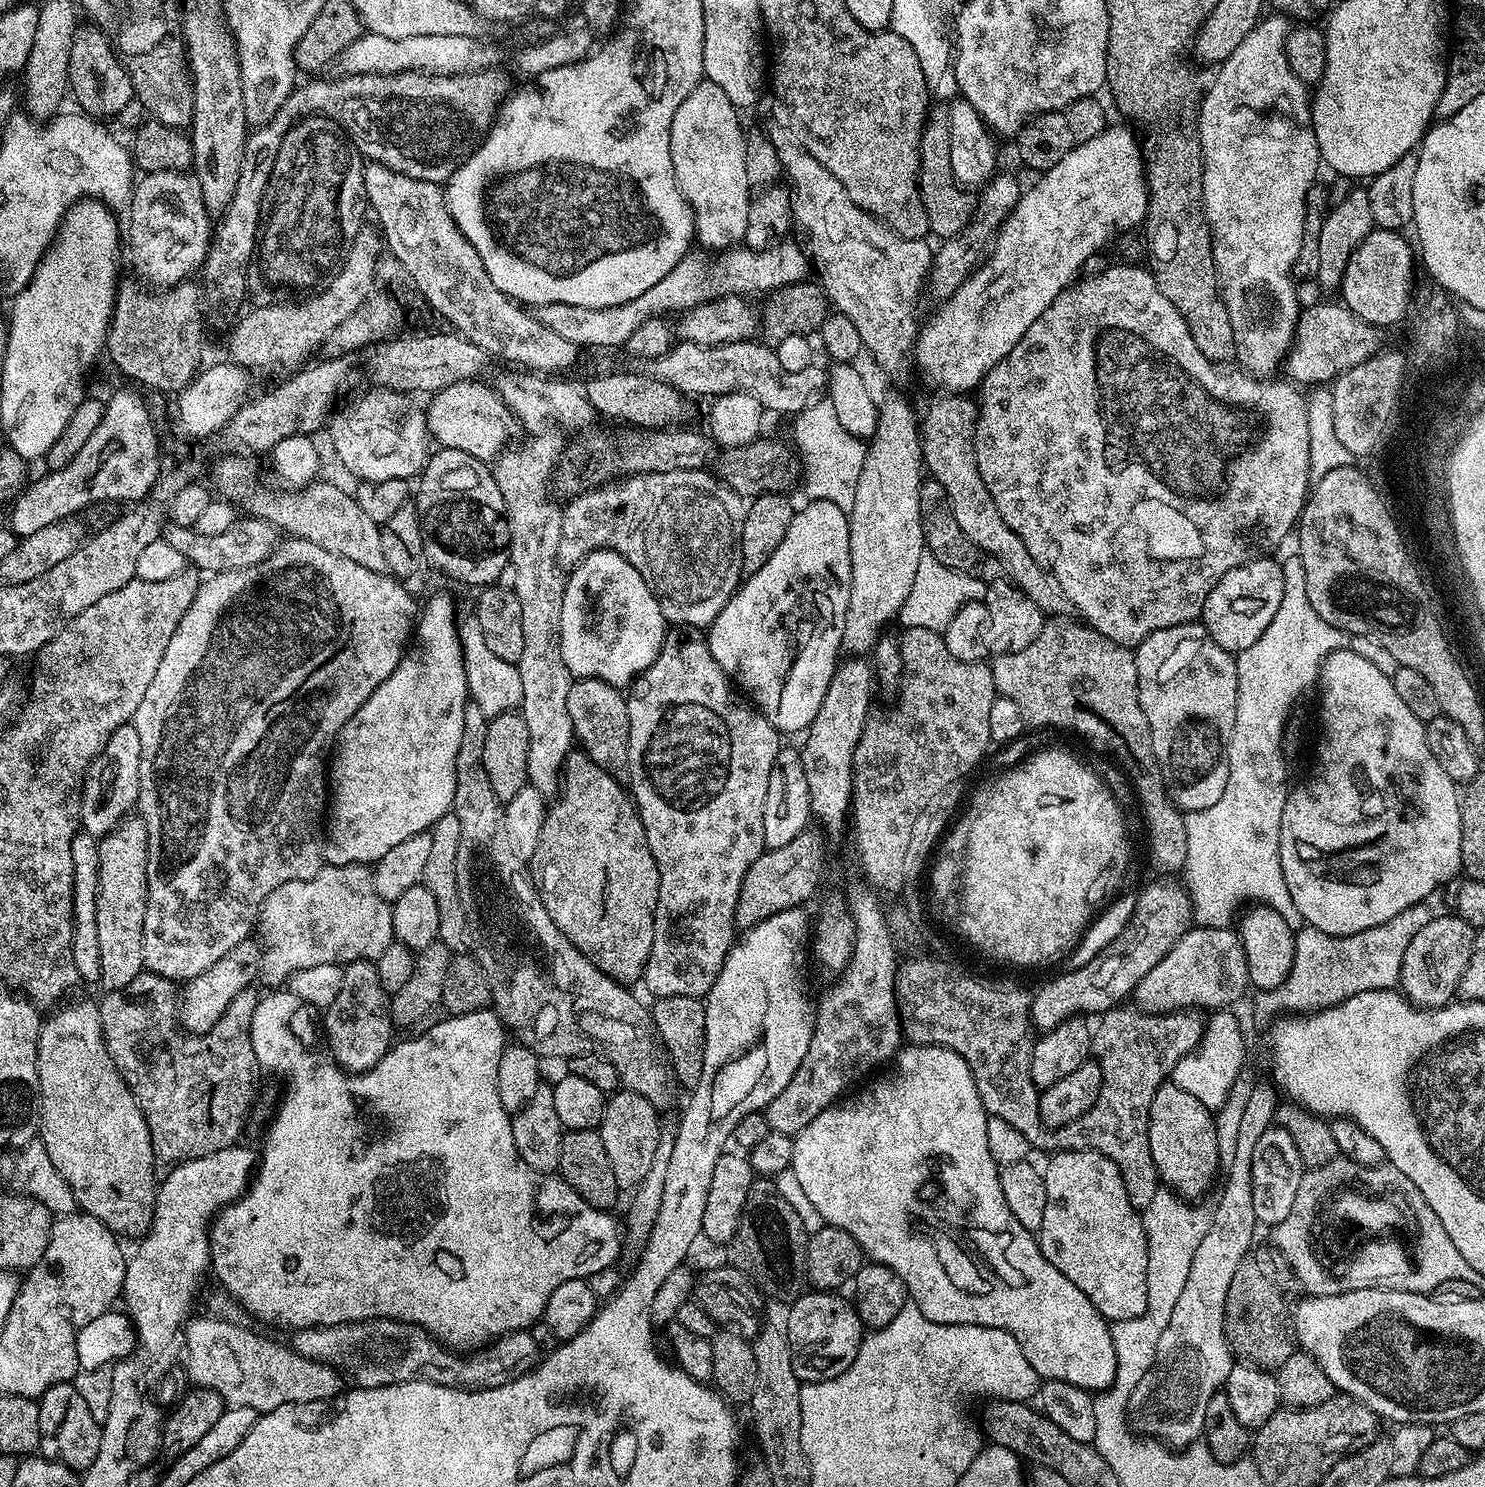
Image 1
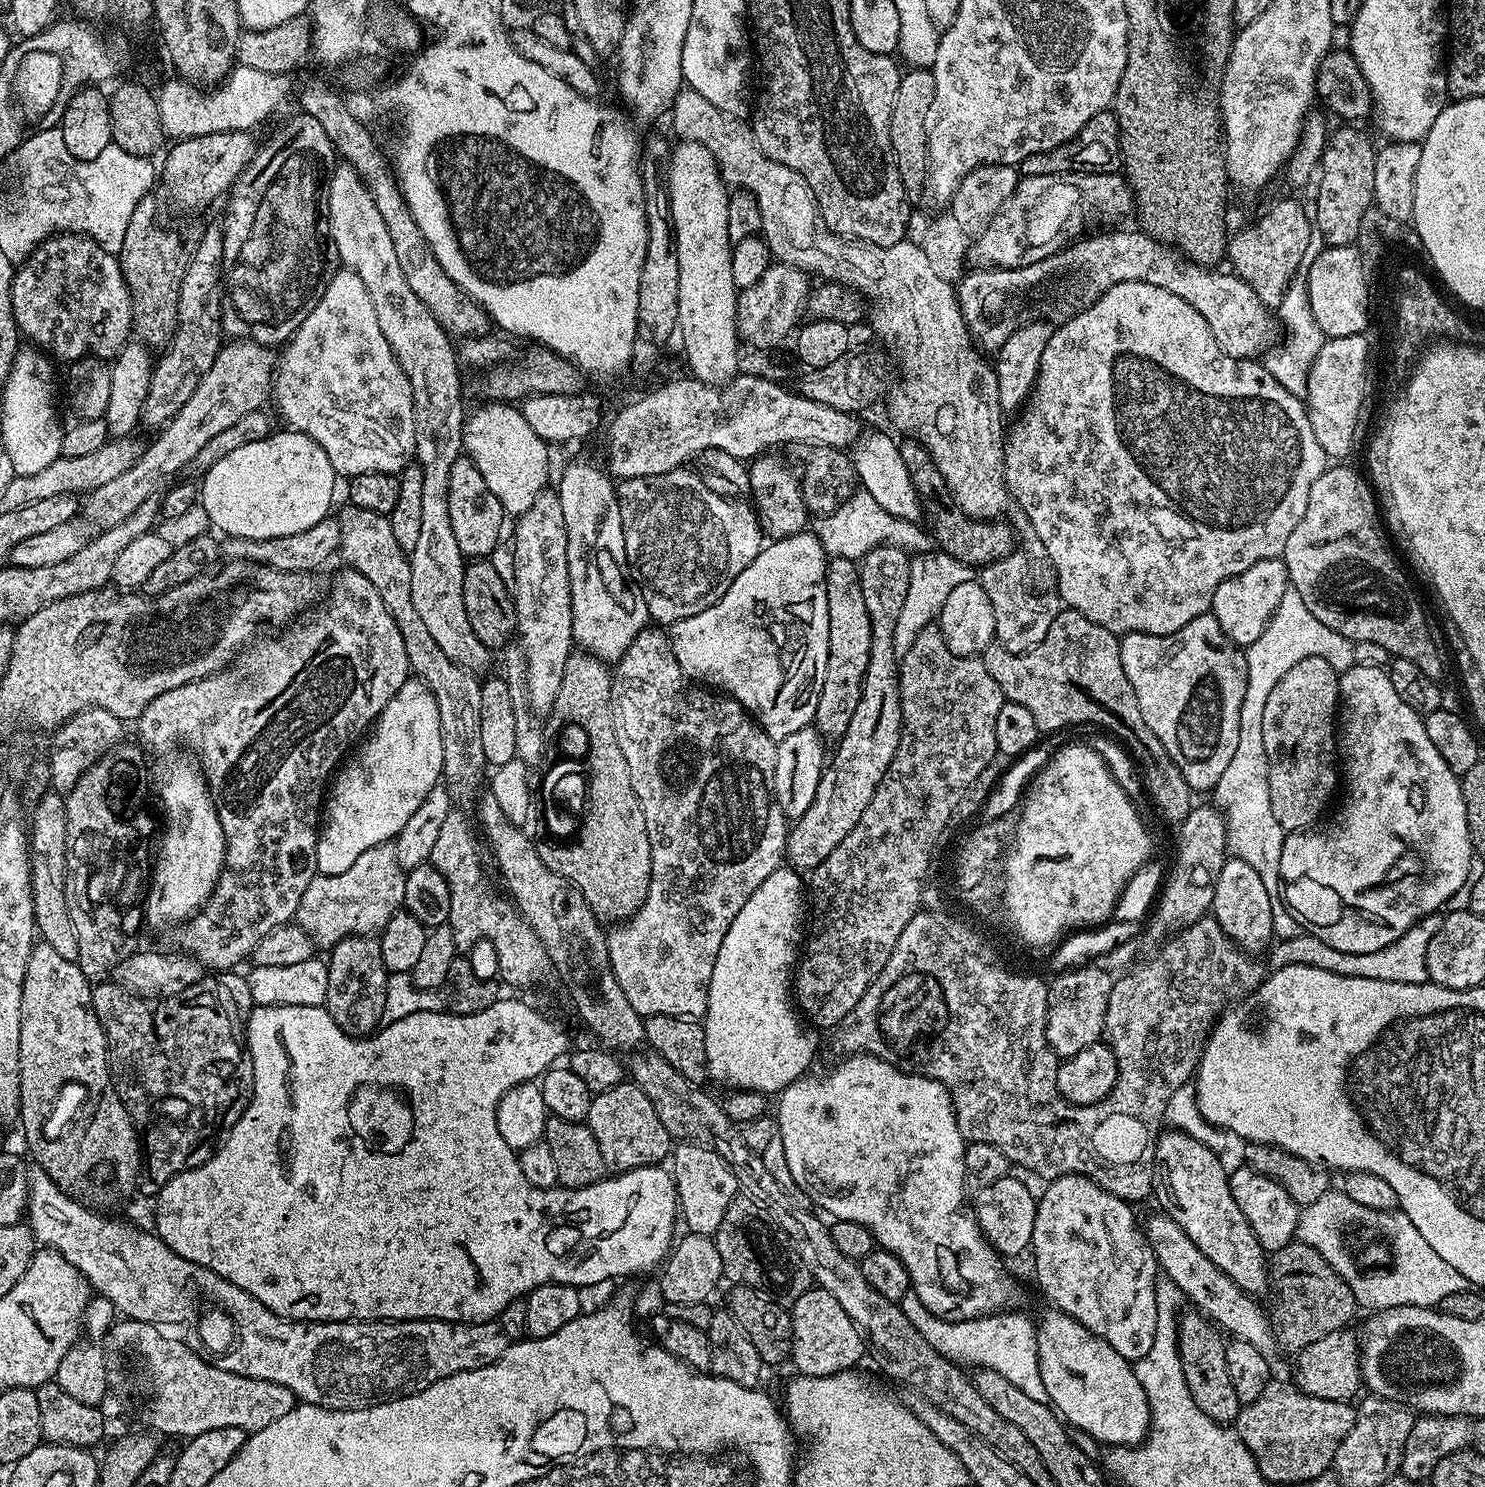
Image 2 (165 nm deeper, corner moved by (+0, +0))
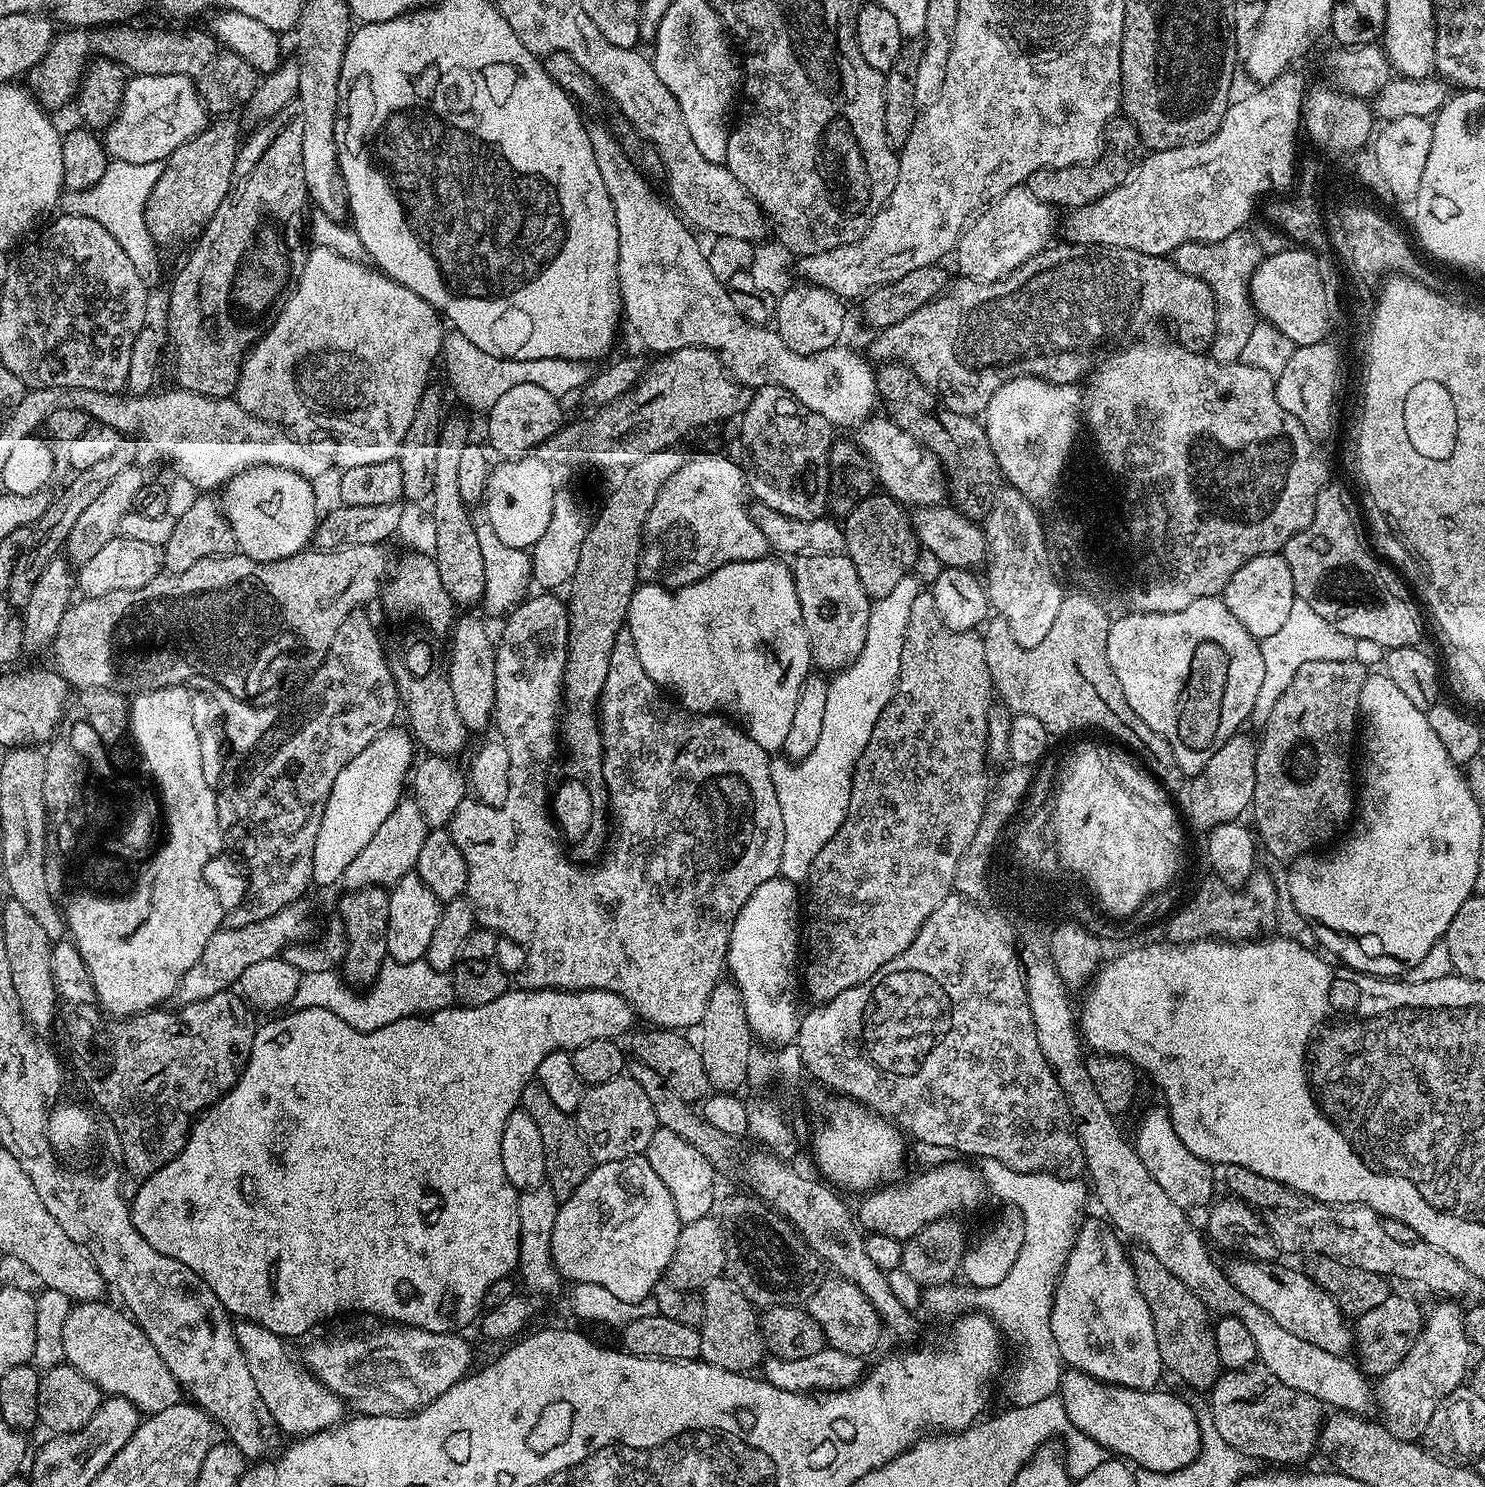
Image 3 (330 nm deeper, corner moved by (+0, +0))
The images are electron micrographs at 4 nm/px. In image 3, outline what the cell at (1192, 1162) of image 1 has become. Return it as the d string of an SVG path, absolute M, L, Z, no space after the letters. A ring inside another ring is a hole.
M1239 1258L1226 1264L1228 1281L1254 1306L1266 1310L1282 1330L1290 1330L1302 1338L1302 1342L1310 1342L1310 1346L1319 1346L1322 1350L1330 1350L1330 1354L1344 1356L1353 1347L1354 1332L1346 1319L1343 1310L1334 1302L1334 1298L1325 1288L1319 1288L1316 1281L1308 1277L1307 1271L1295 1272L1281 1262L1271 1260L1253 1260Z

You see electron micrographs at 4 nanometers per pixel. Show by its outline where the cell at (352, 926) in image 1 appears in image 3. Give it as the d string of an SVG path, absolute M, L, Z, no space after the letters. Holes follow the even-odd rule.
M411 798L401 799L400 804L394 806L390 818L386 818L386 822L382 822L382 826L374 830L374 838L366 842L366 846L358 853L358 858L354 858L350 866L346 866L340 884L345 889L351 890L382 888L398 883L406 873L415 869L418 854L422 851L422 842L429 830L428 823L422 818L416 801Z

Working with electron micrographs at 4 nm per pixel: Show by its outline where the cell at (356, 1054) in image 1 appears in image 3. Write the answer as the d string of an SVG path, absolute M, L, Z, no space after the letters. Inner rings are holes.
M353 888L343 893L340 900L338 919L346 930L346 954L342 965L343 983L349 986L368 986L375 980L378 970L382 970L388 959L386 950L386 922L390 922L389 889Z

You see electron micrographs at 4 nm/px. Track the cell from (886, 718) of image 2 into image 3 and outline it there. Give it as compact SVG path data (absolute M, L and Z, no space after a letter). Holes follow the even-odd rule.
M873 494L859 500L849 516L843 517L844 552L854 562L866 594L873 600L881 600L895 584L902 582L915 568L916 559L922 556L920 540L912 527L911 515L899 500L887 494Z

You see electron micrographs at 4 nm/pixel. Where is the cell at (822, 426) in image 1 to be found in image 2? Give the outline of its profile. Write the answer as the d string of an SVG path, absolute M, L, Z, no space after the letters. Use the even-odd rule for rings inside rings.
M857 489L850 499L838 510L819 519L816 535L820 540L825 555L830 558L850 558L854 561L863 559L864 555L879 544L893 545L910 556L928 553L937 549L936 537L917 521L898 518L887 514L882 506L864 489Z

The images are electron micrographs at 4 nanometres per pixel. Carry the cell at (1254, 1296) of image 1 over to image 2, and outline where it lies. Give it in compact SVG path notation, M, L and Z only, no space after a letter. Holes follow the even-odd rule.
M1293 1242L1282 1246L1282 1250L1271 1253L1270 1280L1277 1288L1276 1301L1270 1307L1270 1319L1276 1343L1282 1349L1289 1348L1292 1354L1301 1348L1326 1338L1326 1334L1347 1329L1352 1315L1358 1312L1358 1305L1350 1286L1310 1246Z

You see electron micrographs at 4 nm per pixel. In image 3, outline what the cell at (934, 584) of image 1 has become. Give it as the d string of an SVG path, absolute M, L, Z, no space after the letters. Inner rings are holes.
M909 574L895 584L890 594L873 603L862 654L858 654L854 663L844 671L831 677L818 744L806 758L795 763L787 758L772 760L774 794L778 794L778 806L782 806L784 827L780 875L786 880L807 881L810 866L814 858L818 858L818 850L834 838L846 818L852 793L852 771L856 769L862 750L866 750L866 742L870 742L874 722L878 722L882 710L896 693L906 622L910 622L910 606L920 591L919 578Z

